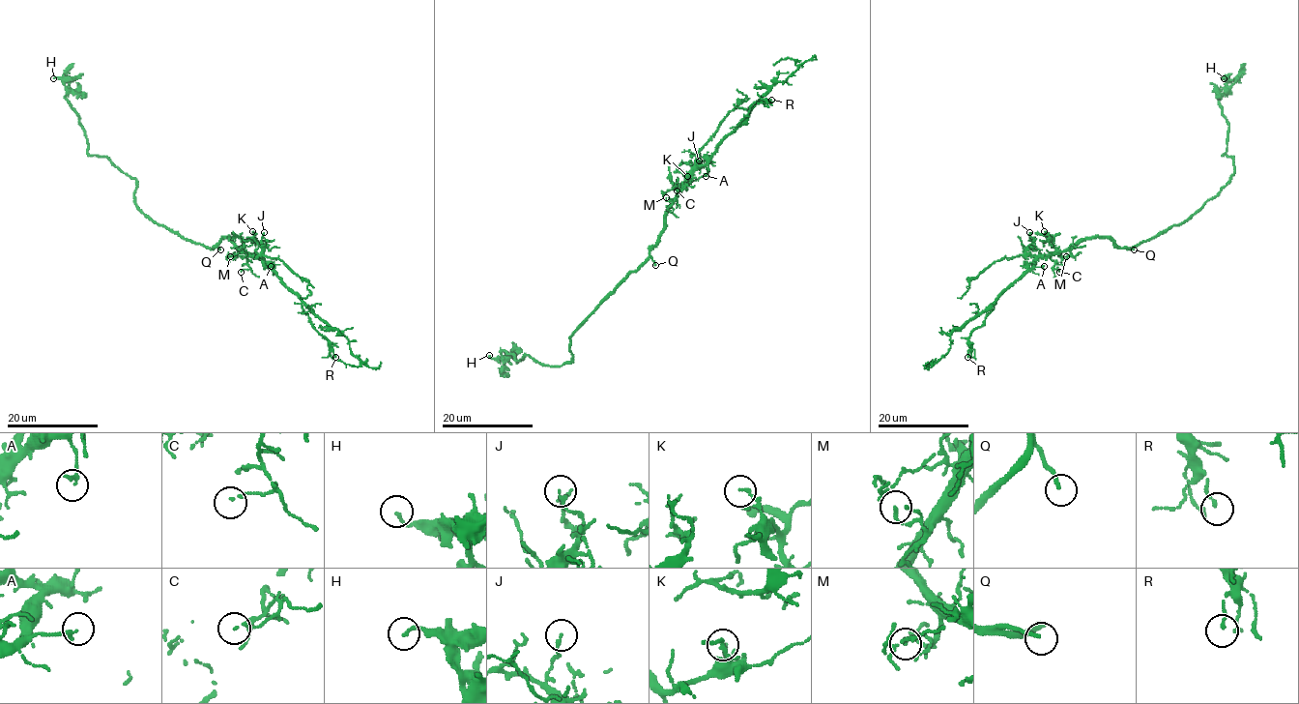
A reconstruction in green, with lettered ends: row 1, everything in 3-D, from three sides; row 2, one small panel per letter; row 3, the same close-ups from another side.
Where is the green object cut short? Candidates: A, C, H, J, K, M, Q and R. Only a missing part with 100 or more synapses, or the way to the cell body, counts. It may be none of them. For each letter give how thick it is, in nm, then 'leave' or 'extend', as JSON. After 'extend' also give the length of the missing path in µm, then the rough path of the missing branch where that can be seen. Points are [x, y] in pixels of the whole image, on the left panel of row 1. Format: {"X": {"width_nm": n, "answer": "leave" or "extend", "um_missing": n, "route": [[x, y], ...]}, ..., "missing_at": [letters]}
{"A": {"width_nm": 180, "answer": "leave"}, "C": {"width_nm": 120, "answer": "leave"}, "H": {"width_nm": 150, "answer": "leave"}, "J": {"width_nm": 140, "answer": "leave"}, "K": {"width_nm": 130, "answer": "leave"}, "M": {"width_nm": 90, "answer": "leave"}, "Q": {"width_nm": 150, "answer": "extend", "um_missing": 50, "route": [[220, 249], [240, 261], [265, 284], [283, 293], [283, 301], [273, 309], [242, 311], [236, 307]]}, "R": {"width_nm": 110, "answer": "leave"}, "missing_at": ["Q"]}

